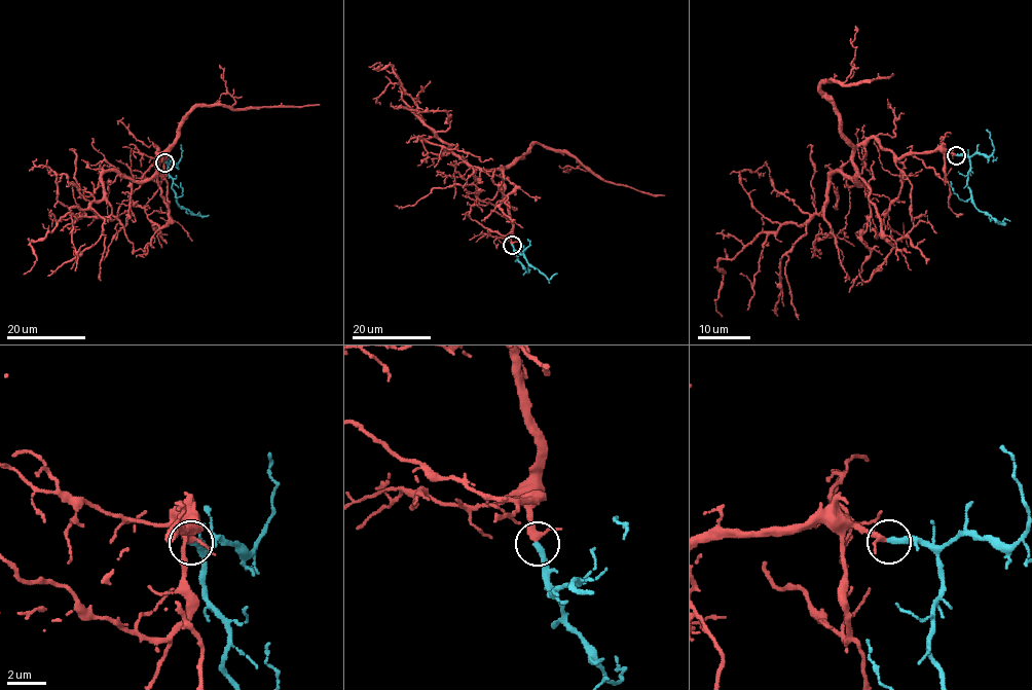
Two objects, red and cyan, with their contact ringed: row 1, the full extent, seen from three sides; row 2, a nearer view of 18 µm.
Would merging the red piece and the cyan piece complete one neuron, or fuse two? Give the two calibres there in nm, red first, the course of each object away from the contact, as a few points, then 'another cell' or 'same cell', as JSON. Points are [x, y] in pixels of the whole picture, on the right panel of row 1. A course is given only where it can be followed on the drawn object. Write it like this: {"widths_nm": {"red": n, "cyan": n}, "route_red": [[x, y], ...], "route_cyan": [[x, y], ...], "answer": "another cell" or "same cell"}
{"widths_nm": {"red": 260, "cyan": 320}, "route_red": [[955, 155], [897, 158], [869, 137], [857, 184], [834, 172], [804, 224], [717, 263], [721, 317]], "route_cyan": [[957, 155], [968, 159], [967, 185], [975, 207], [1005, 222], [997, 222]], "answer": "same cell"}

